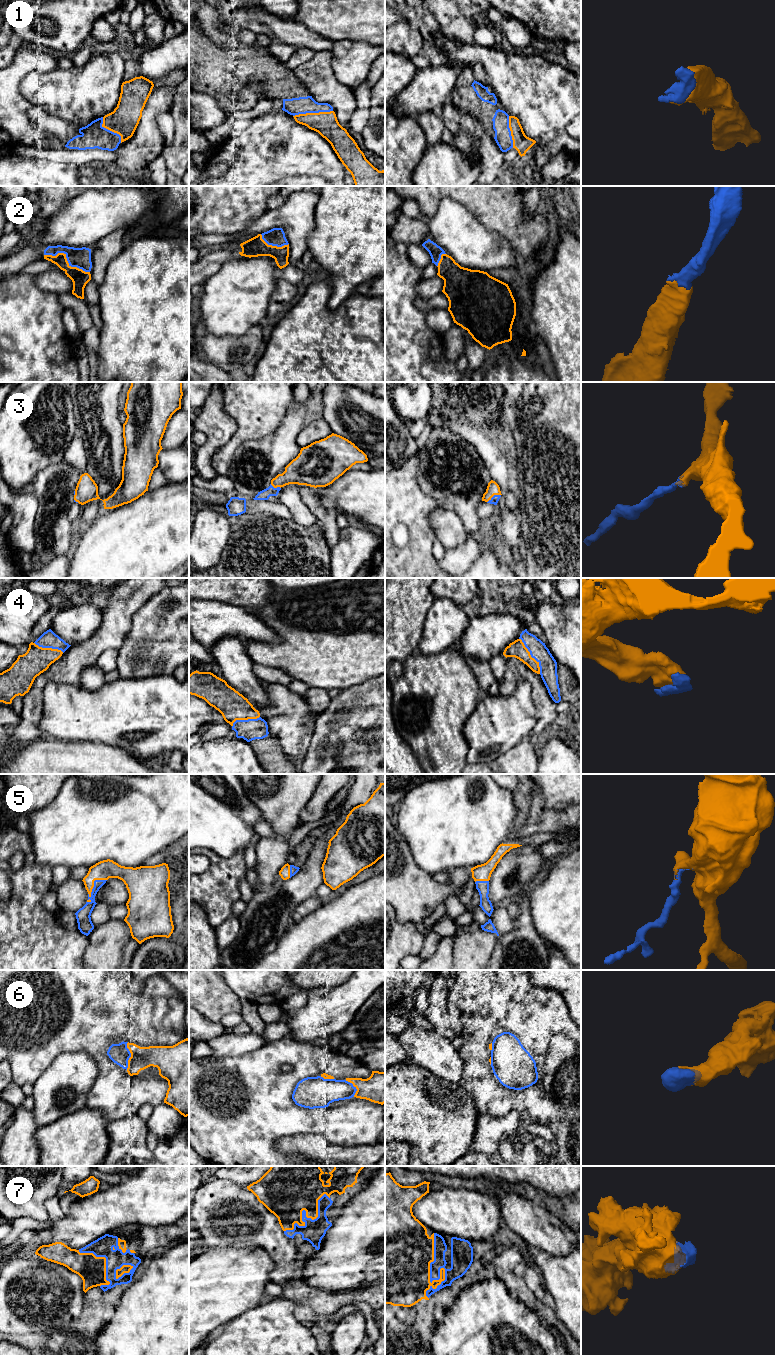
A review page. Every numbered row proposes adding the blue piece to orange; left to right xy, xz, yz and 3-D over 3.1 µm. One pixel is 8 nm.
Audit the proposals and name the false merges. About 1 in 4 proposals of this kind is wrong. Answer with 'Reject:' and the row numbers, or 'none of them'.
Reject: none of them

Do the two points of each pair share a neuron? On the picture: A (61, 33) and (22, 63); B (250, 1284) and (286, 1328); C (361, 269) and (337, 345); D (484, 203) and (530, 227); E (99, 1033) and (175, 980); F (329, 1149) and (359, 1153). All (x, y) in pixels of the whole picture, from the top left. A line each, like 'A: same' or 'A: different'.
A: different
B: different
C: different
D: same
E: different
F: same

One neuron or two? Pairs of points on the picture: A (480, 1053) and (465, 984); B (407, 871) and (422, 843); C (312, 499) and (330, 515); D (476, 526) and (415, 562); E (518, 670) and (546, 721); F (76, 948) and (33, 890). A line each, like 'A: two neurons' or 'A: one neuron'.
A: two neurons
B: two neurons
C: one neuron
D: two neurons
E: one neuron
F: one neuron

